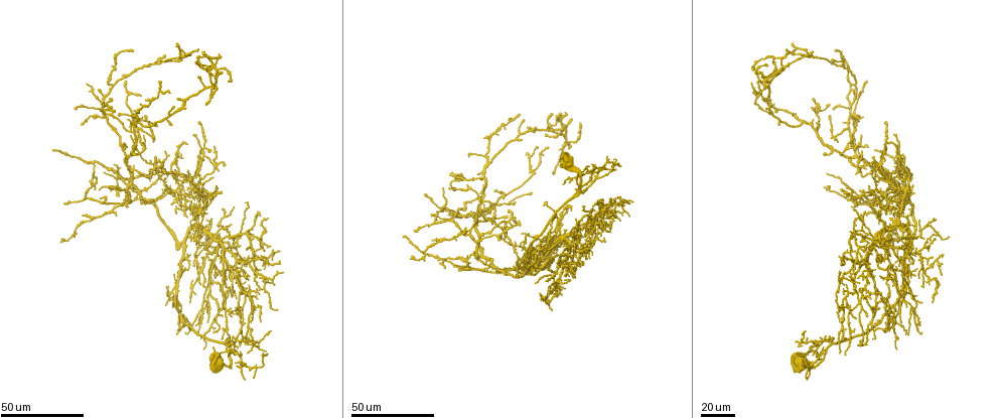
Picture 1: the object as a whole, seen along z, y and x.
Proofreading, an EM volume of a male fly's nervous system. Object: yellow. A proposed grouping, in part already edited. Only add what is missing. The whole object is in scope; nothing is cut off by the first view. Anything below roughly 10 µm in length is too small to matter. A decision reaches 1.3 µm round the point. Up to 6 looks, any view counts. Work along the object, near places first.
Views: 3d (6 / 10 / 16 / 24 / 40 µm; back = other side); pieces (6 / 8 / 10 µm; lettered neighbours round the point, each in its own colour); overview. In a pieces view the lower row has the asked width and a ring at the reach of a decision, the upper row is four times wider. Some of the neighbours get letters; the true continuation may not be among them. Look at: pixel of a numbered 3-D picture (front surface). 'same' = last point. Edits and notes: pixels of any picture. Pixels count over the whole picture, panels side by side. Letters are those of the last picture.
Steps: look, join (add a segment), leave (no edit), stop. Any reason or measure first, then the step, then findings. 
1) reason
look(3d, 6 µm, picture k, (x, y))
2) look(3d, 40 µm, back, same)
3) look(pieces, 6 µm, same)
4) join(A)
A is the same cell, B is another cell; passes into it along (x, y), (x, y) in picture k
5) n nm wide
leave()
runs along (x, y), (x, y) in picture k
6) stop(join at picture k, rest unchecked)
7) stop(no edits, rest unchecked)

free end
look(3d, 40 µm, picture 1, (543, 250))

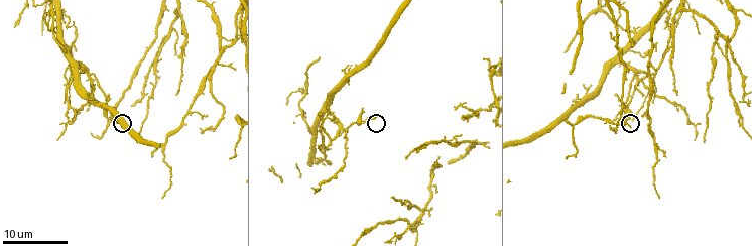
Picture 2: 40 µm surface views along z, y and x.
look(pieces, 10 µm, picture 2, (375, 118))

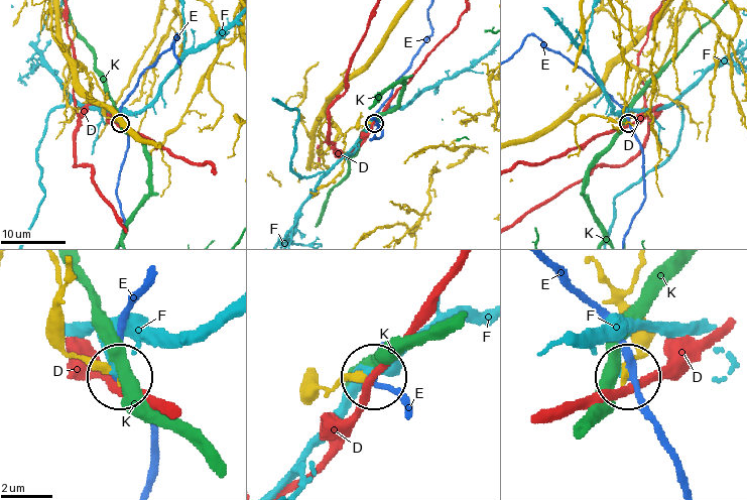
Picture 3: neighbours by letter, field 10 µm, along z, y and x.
280 nm wide
leave()
D, E, F and K are other cells; runs along (313, 376), (332, 389), (369, 378) in picture 3; no lettered segment goes on from it

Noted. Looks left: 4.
look(3d, 24 µm, picture 1, (252, 239))

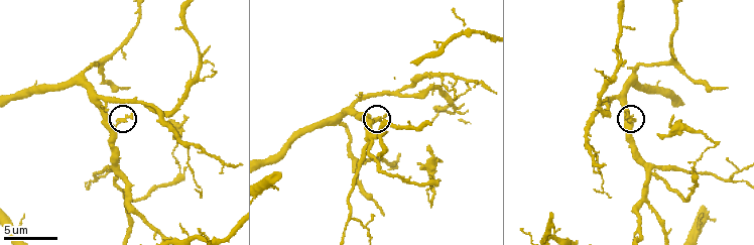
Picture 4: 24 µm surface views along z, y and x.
look(pieces, 6 µm, picture 4, (387, 115))

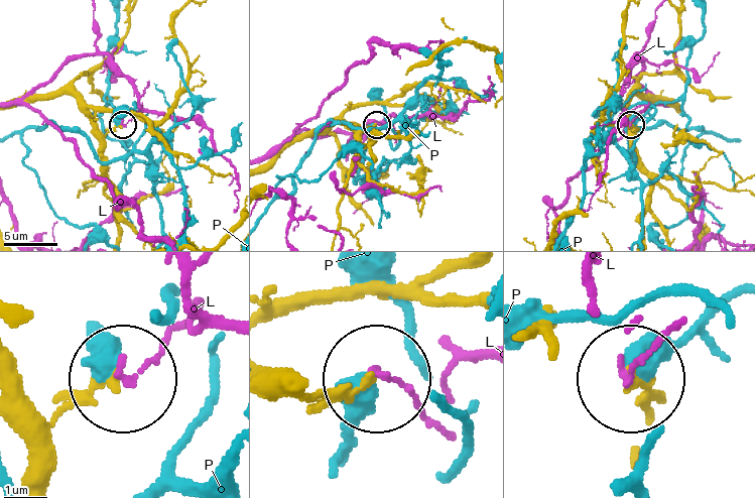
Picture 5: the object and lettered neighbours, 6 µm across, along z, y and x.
leave()
L and P are other cells; no lettered segment goes on from it

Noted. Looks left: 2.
an open end
look(3d, 24 µm, picture 1, (929, 264))

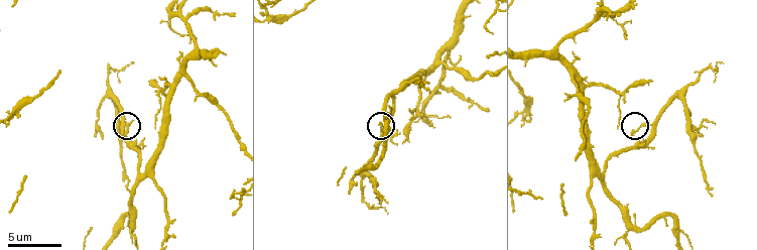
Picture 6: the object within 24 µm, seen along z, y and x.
look(pieces, 10 µm, picture 6, (127, 132))

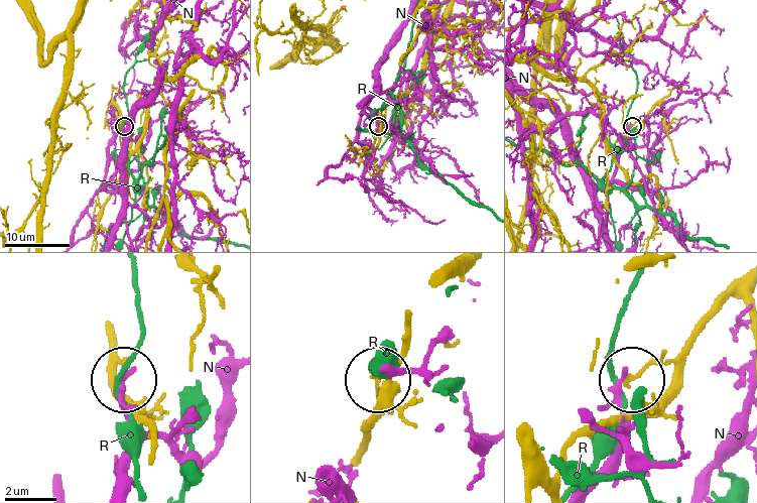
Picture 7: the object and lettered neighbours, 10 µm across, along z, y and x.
leave()
N and R are other cells; none of them fits

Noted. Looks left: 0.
stop(no edits, rest unchecked)

